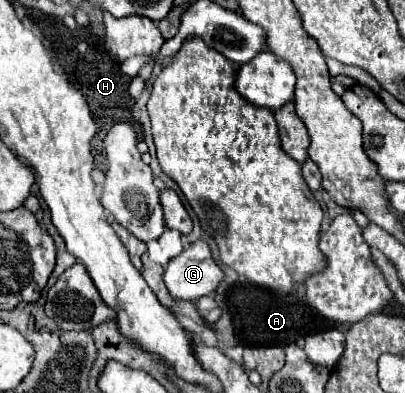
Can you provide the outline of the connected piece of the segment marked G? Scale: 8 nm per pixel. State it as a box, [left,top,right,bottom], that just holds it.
[163,242,223,300]

